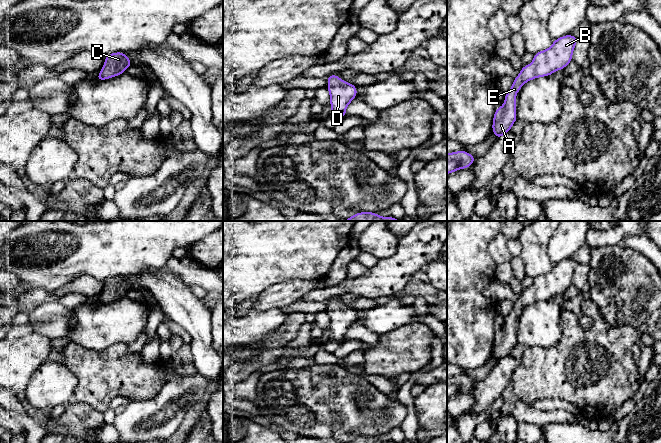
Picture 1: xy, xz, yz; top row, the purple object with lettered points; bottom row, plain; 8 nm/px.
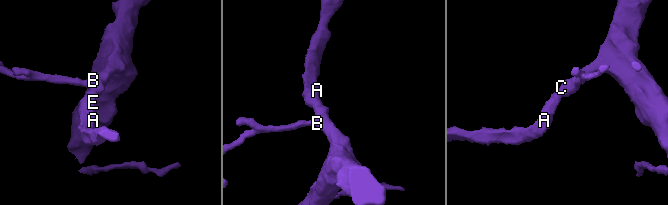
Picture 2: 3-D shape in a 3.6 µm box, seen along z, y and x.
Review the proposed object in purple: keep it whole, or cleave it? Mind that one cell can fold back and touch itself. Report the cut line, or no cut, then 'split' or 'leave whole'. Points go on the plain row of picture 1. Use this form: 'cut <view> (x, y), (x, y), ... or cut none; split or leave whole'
cut none; leave whole

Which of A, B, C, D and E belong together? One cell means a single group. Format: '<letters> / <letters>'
A B C D E

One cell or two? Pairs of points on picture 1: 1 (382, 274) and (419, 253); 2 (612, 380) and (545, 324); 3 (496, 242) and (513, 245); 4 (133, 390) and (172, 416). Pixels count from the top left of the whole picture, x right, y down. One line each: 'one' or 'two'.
1: one
2: two
3: two
4: two

